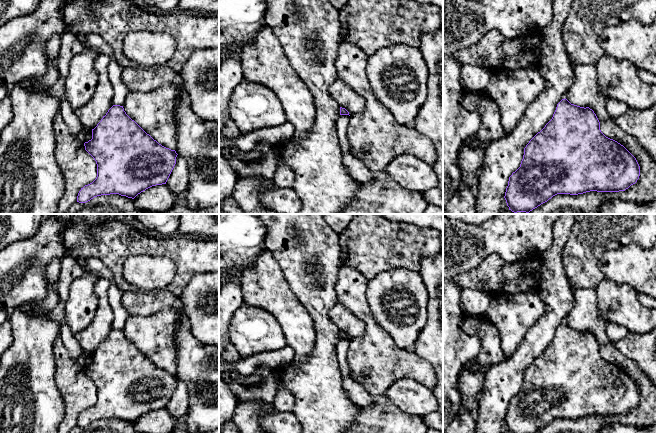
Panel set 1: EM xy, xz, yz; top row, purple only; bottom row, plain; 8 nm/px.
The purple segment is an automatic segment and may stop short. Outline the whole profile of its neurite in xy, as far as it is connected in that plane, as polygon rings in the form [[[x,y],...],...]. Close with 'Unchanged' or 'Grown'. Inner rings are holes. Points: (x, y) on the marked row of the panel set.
[[[120,105],[108,110],[84,146],[96,161],[97,177],[81,188],[79,203],[110,194],[134,199],[152,186],[166,184],[178,155],[147,134]]]. Unchanged

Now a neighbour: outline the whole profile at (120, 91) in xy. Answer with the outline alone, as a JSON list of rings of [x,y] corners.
[[[95,33],[84,34],[87,43],[96,51],[108,55],[110,63],[108,65],[108,76],[113,86],[113,104],[123,105],[125,98],[129,92],[122,81],[122,69],[114,58],[112,48],[104,41],[104,39]]]

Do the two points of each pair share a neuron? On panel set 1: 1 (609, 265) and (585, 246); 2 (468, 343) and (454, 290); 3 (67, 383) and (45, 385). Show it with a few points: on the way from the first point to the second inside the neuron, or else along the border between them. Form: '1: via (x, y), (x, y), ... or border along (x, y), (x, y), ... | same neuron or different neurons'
1: border along (621, 247), (606, 250), (597, 261) | different neurons
2: via (454, 332), (453, 304) | same neuron
3: border along (55, 360), (55, 385), (62, 397), (64, 406) | different neurons

